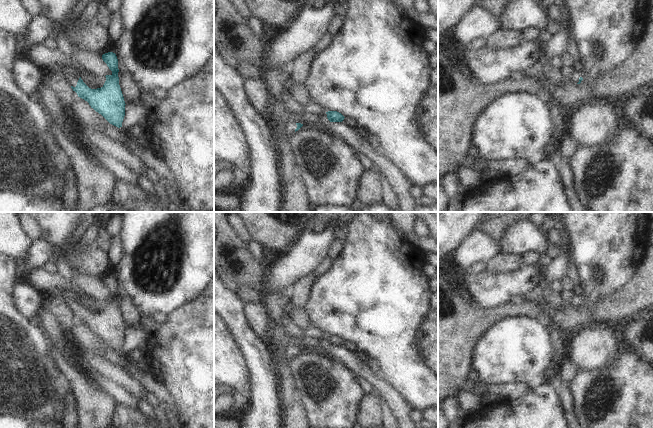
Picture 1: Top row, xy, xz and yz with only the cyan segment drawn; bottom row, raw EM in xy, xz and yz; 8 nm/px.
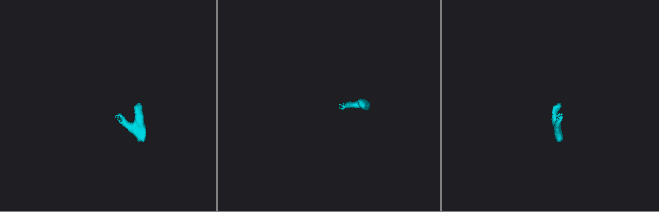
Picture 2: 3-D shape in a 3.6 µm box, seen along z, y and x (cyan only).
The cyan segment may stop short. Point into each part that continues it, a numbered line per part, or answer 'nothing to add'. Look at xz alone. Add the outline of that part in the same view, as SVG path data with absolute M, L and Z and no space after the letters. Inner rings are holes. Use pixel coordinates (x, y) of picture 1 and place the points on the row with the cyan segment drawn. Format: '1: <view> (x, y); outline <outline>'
1: xz (290, 127); outline M287 122L284 130L284 134L286 138L289 138L295 132L296 128L297 128L297 125L295 122Z

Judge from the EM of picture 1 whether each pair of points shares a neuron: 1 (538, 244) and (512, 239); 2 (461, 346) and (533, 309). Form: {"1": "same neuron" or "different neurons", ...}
{"1": "same neuron", "2": "same neuron"}

